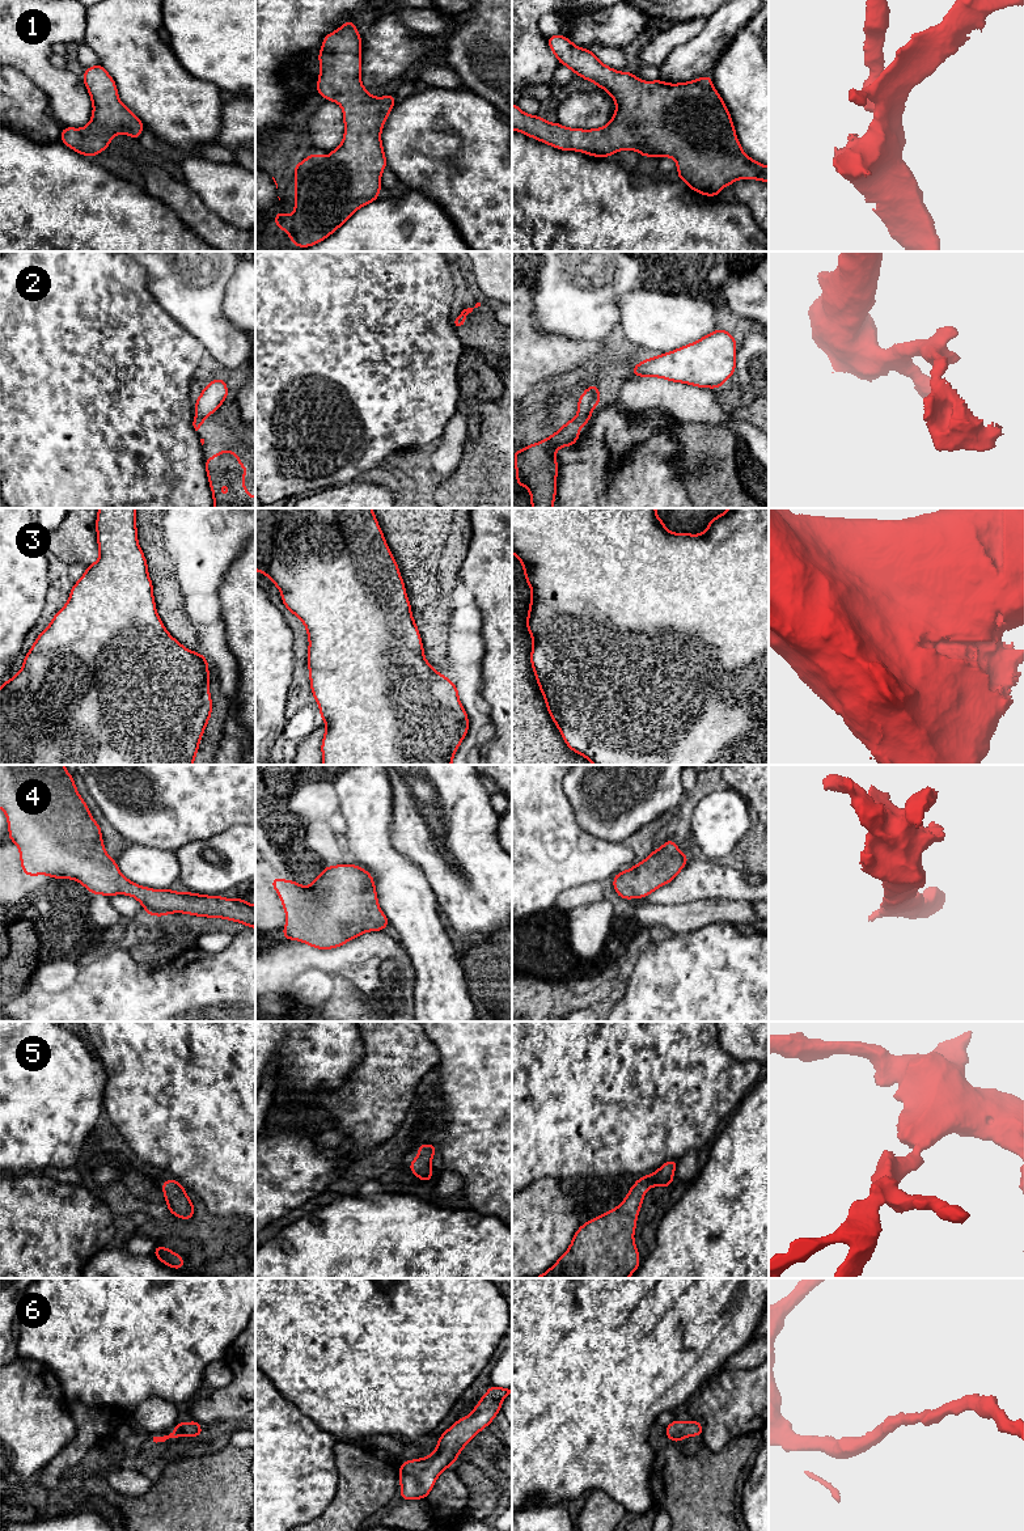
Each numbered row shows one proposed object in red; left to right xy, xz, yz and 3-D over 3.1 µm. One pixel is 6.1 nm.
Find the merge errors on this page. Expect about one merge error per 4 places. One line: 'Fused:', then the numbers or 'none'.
Fused: 2

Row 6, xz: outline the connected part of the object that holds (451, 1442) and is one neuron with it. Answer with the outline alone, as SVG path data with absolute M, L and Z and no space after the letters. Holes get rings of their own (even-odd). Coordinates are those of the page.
M490 1386L467 1417L461 1417L436 1445L436 1451L422 1459L399 1464L399 1483L402 1501L427 1498L439 1475L453 1466L462 1448L500 1413L503 1399L512 1393L512 1388Z

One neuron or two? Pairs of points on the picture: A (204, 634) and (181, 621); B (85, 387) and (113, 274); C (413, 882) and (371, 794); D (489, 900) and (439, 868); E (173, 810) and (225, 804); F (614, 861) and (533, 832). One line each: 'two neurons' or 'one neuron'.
A: two neurons
B: one neuron
C: one neuron
D: one neuron
E: one neuron
F: one neuron

